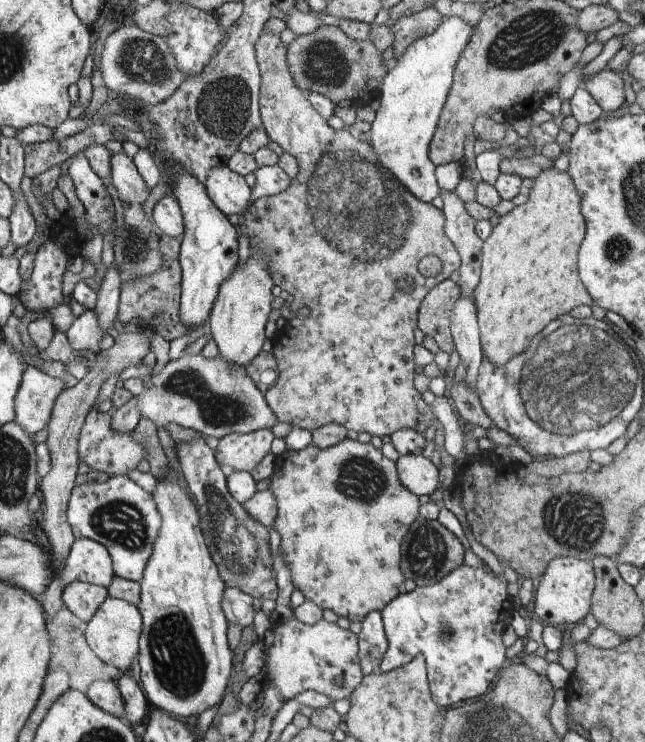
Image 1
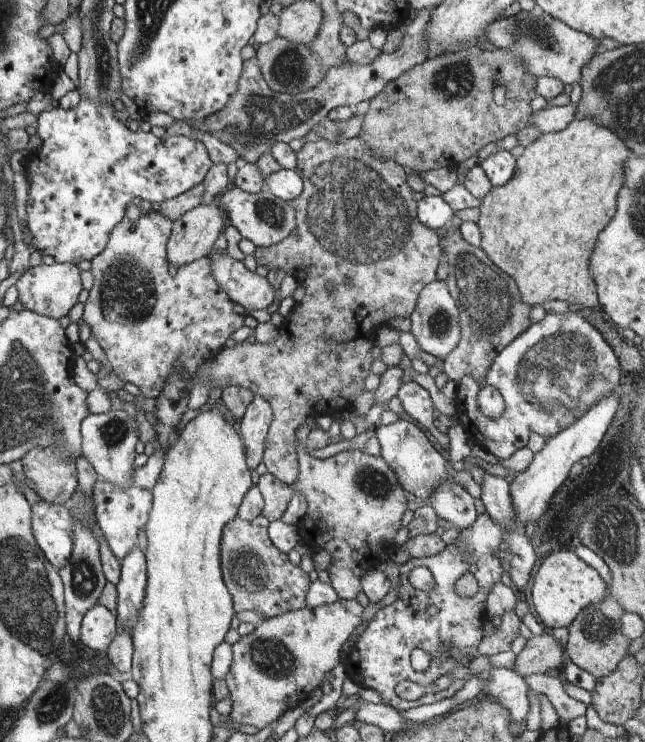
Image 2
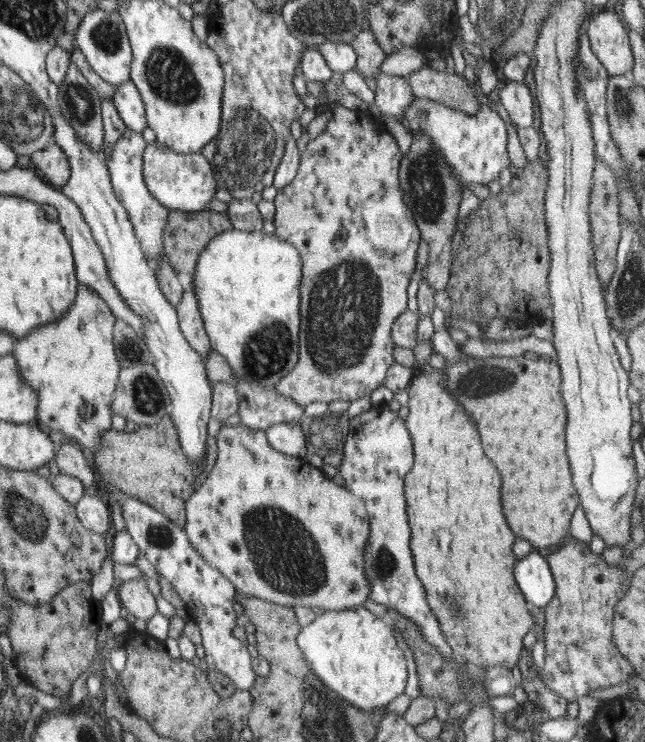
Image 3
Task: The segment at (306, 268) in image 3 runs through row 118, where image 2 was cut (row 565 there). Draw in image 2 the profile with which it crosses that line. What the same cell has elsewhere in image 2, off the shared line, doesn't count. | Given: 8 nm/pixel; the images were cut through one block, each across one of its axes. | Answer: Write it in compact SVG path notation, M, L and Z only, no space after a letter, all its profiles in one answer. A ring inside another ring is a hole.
M304 441L298 446L299 476L289 485L293 494L304 496L308 507L299 519L298 528L302 542L308 542L308 532L312 528L314 544L319 544L330 552L331 562L327 568L331 585L338 599L355 599L363 590L363 576L376 568L384 568L390 556L400 546L396 544L396 536L400 536L400 528L404 528L404 516L408 516L408 492L399 483L394 469L382 455L373 456L365 451L342 451L334 456L318 459L312 457L304 448Z

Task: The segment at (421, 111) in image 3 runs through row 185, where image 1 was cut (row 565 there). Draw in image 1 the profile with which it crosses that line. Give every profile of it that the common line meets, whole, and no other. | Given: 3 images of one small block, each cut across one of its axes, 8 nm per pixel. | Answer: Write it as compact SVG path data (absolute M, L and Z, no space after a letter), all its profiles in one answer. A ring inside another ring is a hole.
M462 564L434 585L417 587L412 592L400 594L381 611L388 649L378 671L395 671L421 656L427 664L427 680L430 682L432 698L439 700L443 708L452 708L464 700L486 693L486 686L492 684L494 676L505 666L506 648L502 644L502 634L507 630L506 626L510 626L510 618L513 618L515 610L508 596L508 584L504 575L496 575L486 565L475 568ZM442 632L449 632L450 638L442 640Z

